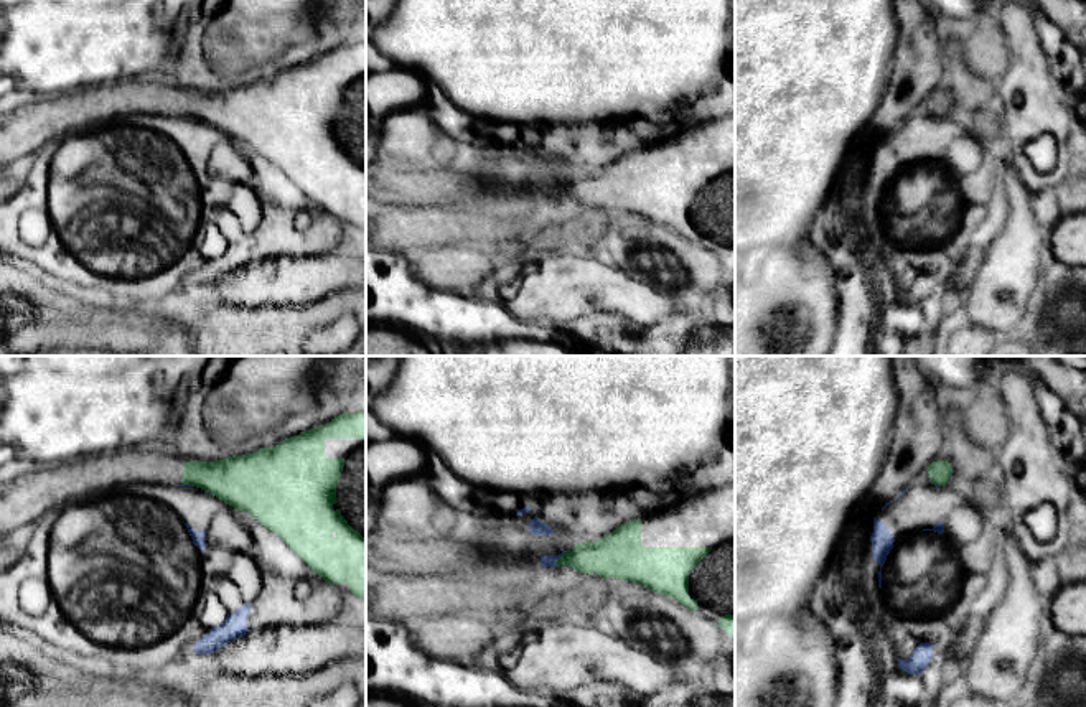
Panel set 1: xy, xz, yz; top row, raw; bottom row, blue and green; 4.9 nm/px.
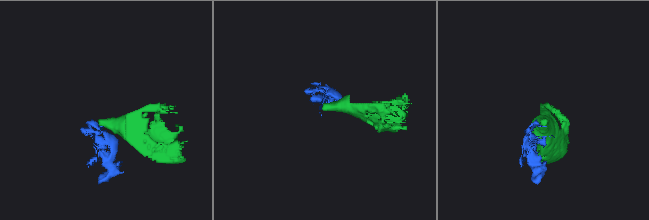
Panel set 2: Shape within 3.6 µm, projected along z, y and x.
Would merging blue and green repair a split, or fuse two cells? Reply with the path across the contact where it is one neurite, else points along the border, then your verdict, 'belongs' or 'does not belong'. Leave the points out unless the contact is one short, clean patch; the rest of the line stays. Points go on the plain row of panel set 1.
border xz (566, 182), (556, 195); does not belong

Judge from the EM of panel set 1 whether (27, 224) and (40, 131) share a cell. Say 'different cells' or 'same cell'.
different cells

